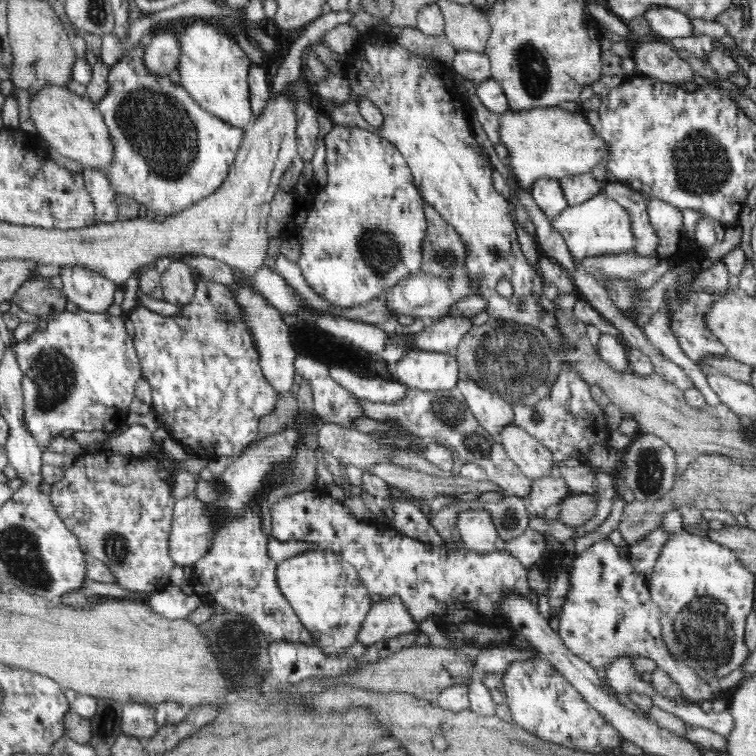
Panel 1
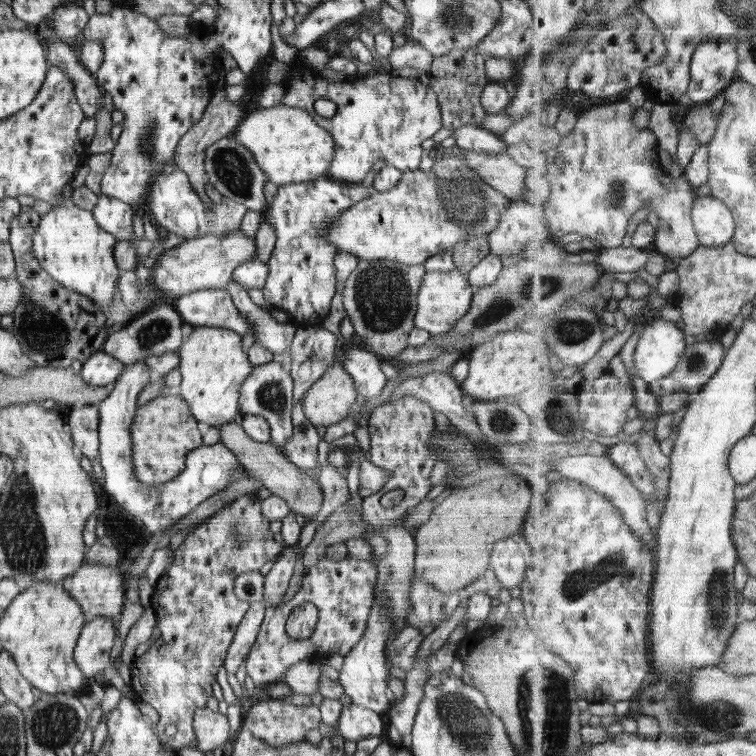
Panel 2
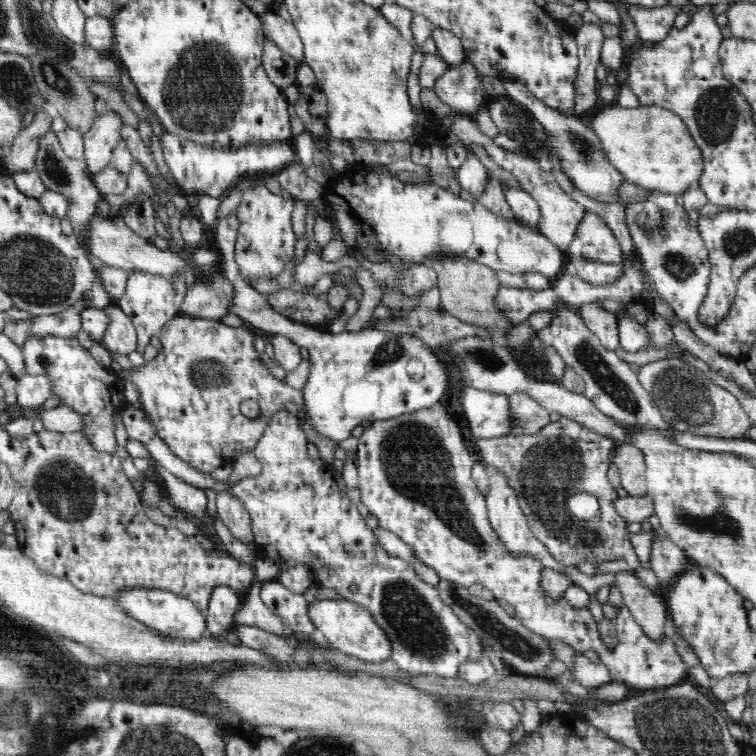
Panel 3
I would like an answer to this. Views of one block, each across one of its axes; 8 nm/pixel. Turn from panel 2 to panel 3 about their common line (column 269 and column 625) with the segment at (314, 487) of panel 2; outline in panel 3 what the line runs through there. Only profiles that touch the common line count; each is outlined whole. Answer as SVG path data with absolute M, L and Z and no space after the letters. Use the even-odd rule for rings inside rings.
M630 442L617 444L613 452L614 464L620 472L620 483L630 496L641 497L648 494L645 474L644 453Z

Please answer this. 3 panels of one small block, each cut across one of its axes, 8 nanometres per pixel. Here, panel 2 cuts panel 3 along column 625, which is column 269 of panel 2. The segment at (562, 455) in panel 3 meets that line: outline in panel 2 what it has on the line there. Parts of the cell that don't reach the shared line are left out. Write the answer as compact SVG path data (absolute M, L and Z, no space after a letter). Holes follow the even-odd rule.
M242 494L240 498L234 500L234 502L229 505L224 506L204 522L201 522L198 526L186 532L184 534L184 542L182 542L182 545L178 546L175 550L173 563L169 566L169 571L162 575L160 579L156 581L156 584L154 584L153 594L148 606L154 609L154 614L158 620L155 626L160 630L160 638L156 638L156 640L150 644L150 648L146 650L146 653L139 657L135 657L134 662L130 666L130 684L134 688L137 701L144 701L151 704L159 713L160 719L157 723L155 732L158 735L158 739L160 739L160 743L162 743L162 746L164 746L168 752L175 753L182 747L196 747L198 744L193 730L196 714L199 709L206 710L206 702L210 700L211 696L214 696L212 693L212 682L214 682L214 678L216 678L216 674L218 674L218 668L225 664L228 648L230 648L231 643L234 642L238 626L241 624L245 612L250 605L249 603L241 601L236 594L234 594L234 579L236 579L236 576L239 576L242 572L260 571L262 566L268 561L275 562L284 550L285 546L274 540L274 534L270 531L271 521L268 518L263 517L262 501L259 497L255 497L255 495L256 494Z

